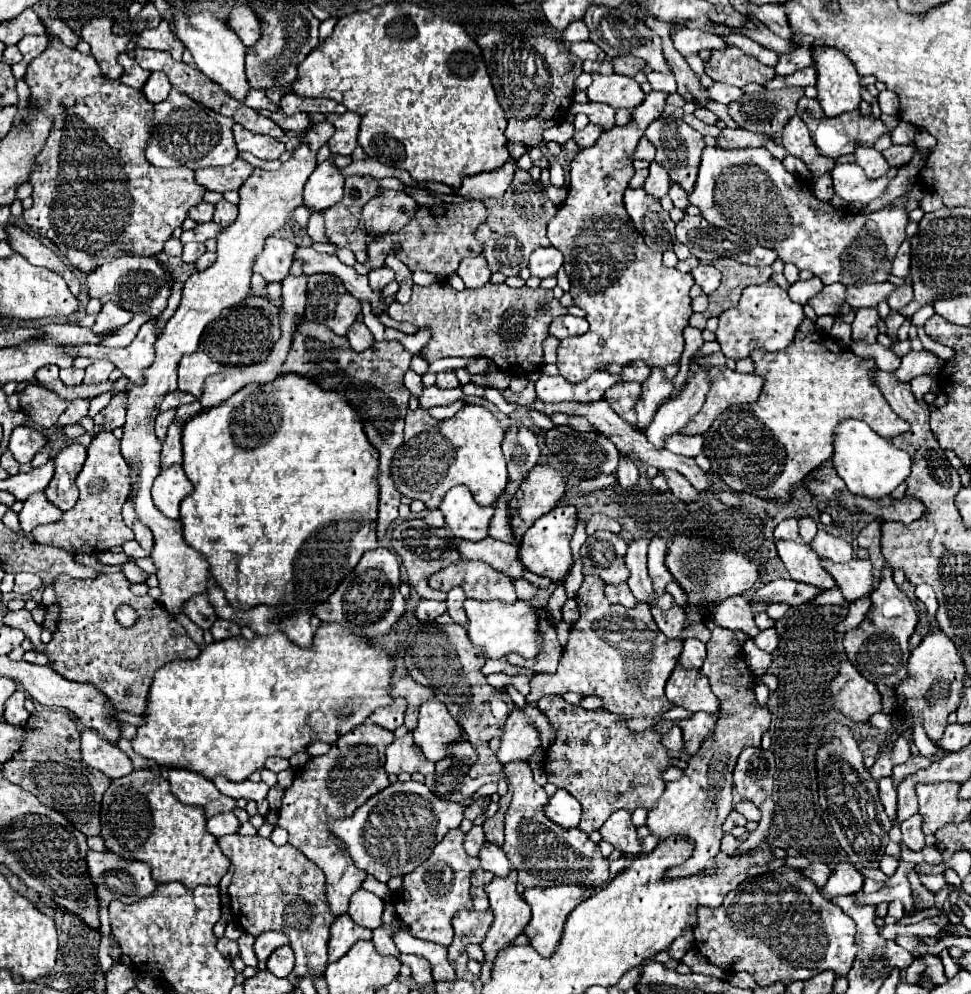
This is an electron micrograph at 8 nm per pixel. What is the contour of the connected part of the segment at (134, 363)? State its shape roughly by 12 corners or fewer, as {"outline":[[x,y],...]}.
{"outline":[[159,316],[125,348],[85,344],[75,356],[105,358],[133,384],[155,358]]}

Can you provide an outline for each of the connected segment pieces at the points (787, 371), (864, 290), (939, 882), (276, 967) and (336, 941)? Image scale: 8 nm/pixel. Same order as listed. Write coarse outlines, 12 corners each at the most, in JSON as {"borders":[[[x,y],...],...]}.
{"borders":[[[817,332],[753,350],[759,400],[705,434],[733,490],[787,502],[835,428],[909,430],[871,362]],[[891,282],[849,286],[847,304],[877,308],[897,286]],[[943,874],[920,876],[919,879],[932,893],[945,885]],[[281,946],[267,960],[267,970],[279,978],[293,970],[291,946]],[[347,914],[331,924],[329,962],[339,960],[357,940],[373,932]]]}

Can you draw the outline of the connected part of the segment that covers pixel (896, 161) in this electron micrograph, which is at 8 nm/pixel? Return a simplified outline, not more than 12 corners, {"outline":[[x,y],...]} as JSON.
{"outline":[[913,144],[883,150],[889,166],[905,166],[915,154]]}

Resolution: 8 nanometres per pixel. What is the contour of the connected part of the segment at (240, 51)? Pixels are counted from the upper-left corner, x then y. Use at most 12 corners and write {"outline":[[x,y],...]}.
{"outline":[[175,10],[195,66],[243,100],[245,46],[209,10]]}

